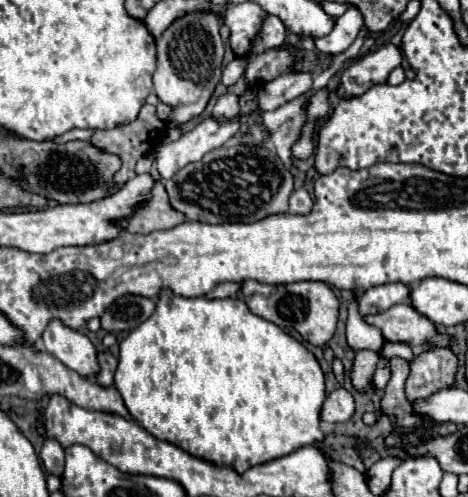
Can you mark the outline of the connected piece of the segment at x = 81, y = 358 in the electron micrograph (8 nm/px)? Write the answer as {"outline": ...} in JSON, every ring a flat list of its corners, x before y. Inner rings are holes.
{"outline":[[58,320,50,322,44,330,42,344,48,354,58,358,66,368,78,372,82,378,90,378,100,372,98,350,88,340,88,336,66,328]]}

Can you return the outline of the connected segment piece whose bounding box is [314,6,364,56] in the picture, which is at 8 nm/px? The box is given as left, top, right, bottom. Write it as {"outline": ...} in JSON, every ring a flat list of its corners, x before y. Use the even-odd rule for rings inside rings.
{"outline":[[348,8,342,16,336,18,334,22,334,30,324,36,324,38,318,38,314,40,316,48,322,52,322,54,328,54,328,56,336,56,336,54,342,54,350,48,350,44,356,40,360,28,362,28,362,14,358,12,358,8]]}

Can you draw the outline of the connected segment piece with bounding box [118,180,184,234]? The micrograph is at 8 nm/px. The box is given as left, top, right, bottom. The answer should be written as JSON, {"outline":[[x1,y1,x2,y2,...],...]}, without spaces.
{"outline":[[160,180,154,182,154,186,150,190,150,198,144,200,132,212,132,216,118,220,118,224,124,230,136,232,136,234,150,234,156,230,166,230,166,228,172,228,180,222,184,222,184,216,170,208,168,196,166,196]]}

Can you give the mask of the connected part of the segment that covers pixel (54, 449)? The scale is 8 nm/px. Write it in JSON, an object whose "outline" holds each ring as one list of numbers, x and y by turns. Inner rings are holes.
{"outline":[[48,438,44,442,40,458,42,458,42,464,44,464,46,472,56,474,56,476,62,474,62,470,64,470,64,450,62,450,62,446,56,440]]}

